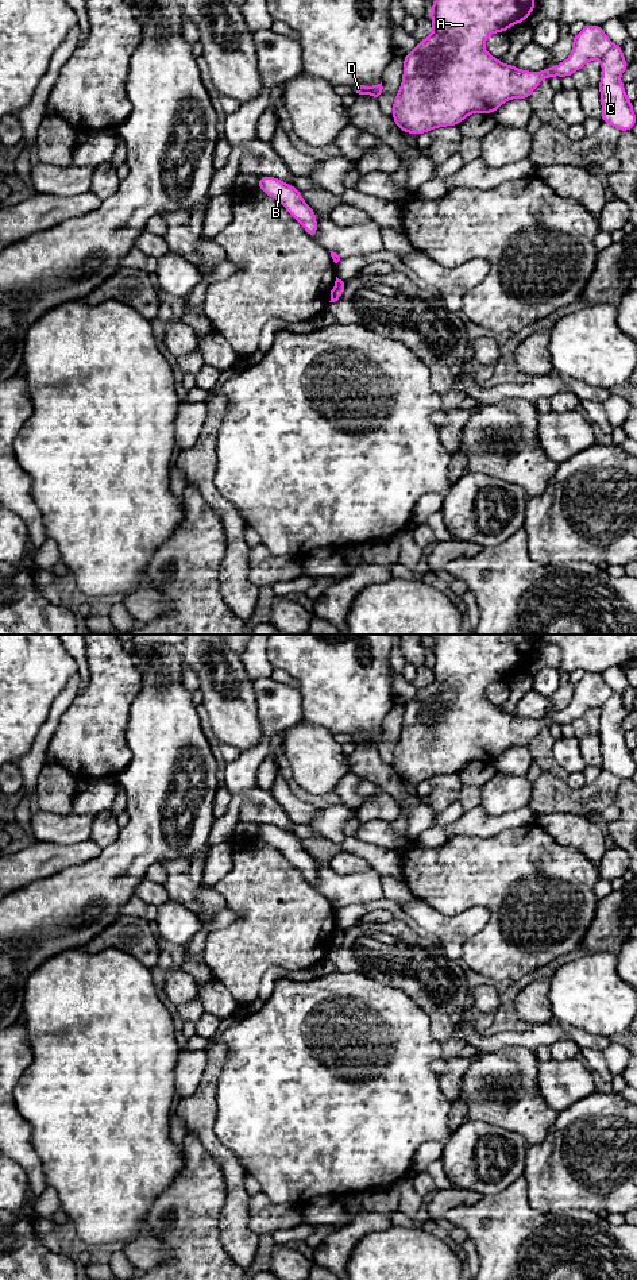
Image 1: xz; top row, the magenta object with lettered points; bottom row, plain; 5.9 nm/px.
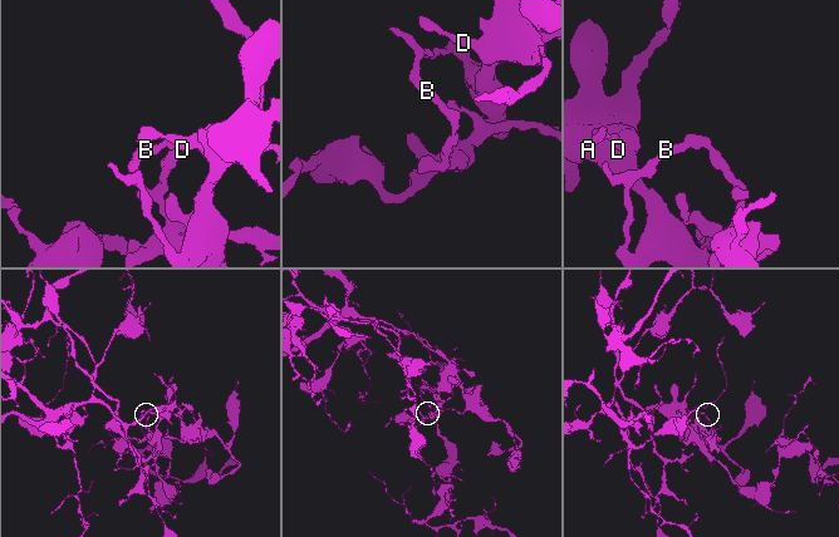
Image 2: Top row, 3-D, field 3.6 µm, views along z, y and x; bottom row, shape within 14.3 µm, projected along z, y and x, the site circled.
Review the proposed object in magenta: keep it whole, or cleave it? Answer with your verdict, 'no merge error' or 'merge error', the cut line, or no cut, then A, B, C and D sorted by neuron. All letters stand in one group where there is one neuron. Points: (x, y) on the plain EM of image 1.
merge error; cut xz (613, 691), (599, 708); groups A B D / C

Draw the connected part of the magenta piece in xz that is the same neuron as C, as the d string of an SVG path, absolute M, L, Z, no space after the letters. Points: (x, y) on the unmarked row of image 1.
M613 693L599 709L602 716L602 725L598 733L602 752L601 768L621 780L630 779L637 771L637 766L633 759L633 751L626 744L625 733L619 729L628 716L622 695Z

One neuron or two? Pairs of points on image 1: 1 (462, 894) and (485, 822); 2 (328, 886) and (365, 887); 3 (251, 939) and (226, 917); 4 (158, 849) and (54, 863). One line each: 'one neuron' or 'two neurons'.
1: two neurons
2: one neuron
3: two neurons
4: two neurons

